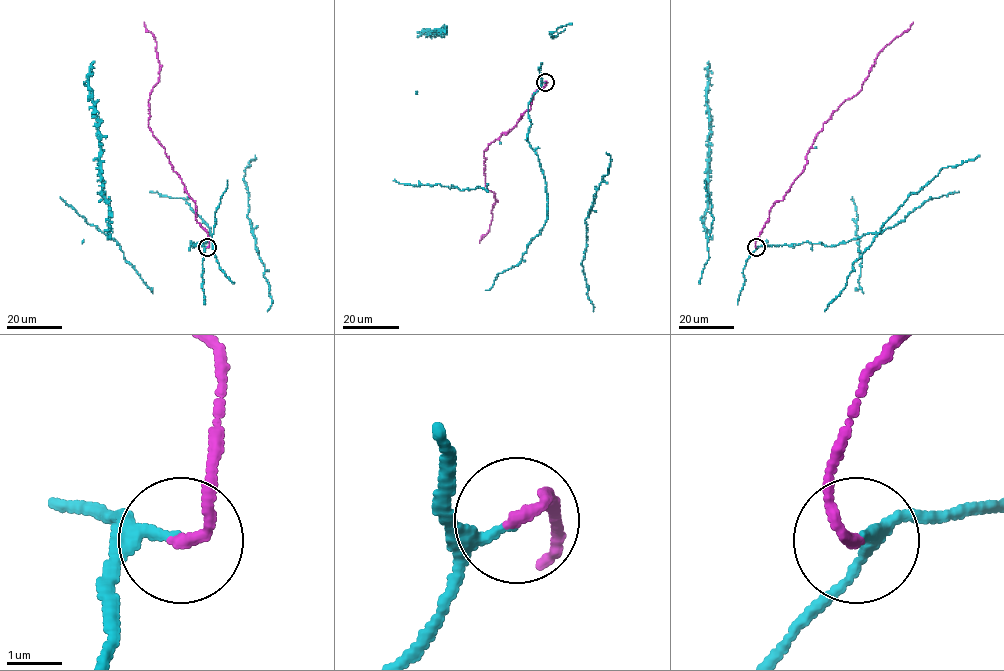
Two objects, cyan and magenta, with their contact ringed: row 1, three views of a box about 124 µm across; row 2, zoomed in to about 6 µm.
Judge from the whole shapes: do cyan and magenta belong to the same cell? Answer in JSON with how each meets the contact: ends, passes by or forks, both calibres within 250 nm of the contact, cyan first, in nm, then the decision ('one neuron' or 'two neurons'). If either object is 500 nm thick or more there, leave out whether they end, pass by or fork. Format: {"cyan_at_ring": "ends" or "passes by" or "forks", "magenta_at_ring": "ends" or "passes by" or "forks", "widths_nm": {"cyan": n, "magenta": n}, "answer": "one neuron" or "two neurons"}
{"cyan_at_ring": "ends", "magenta_at_ring": "ends", "widths_nm": {"cyan": 190, "magenta": 200}, "answer": "one neuron"}

